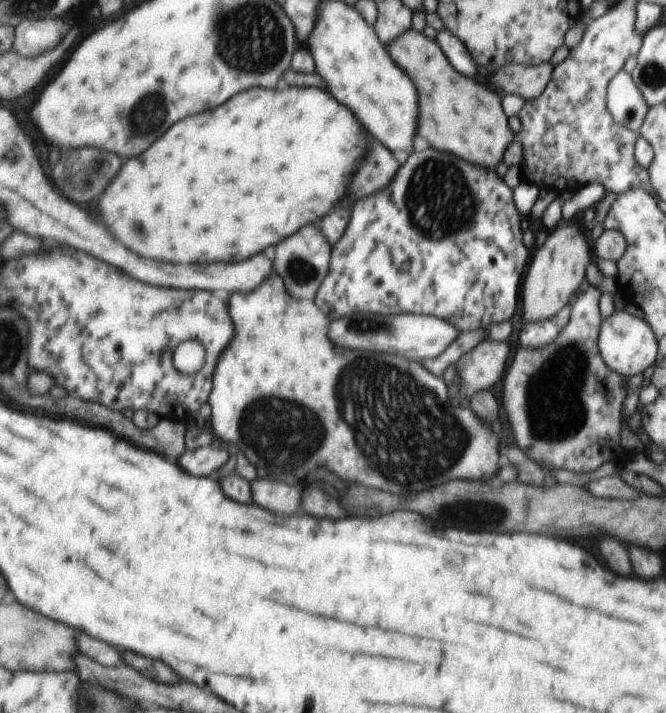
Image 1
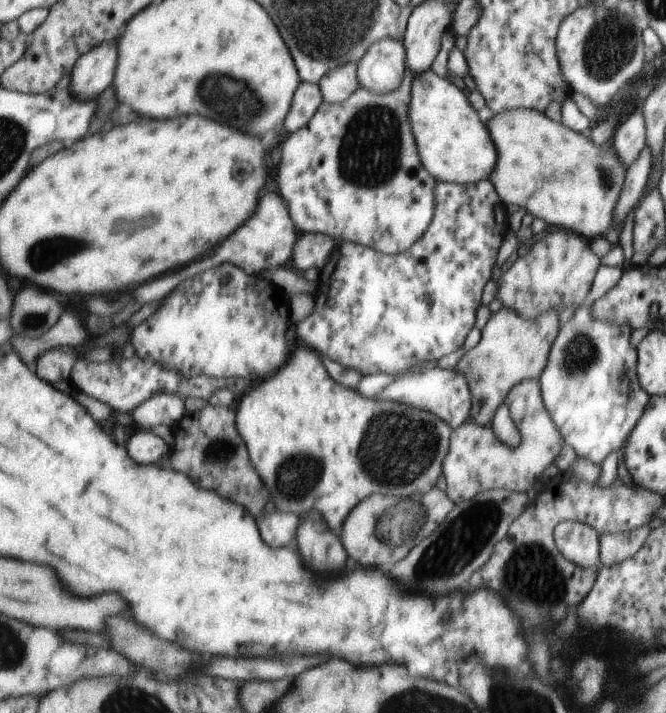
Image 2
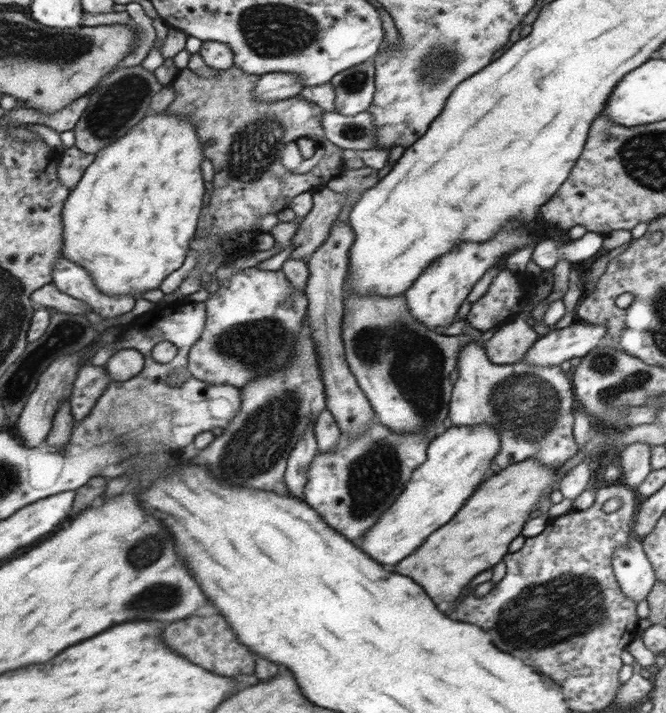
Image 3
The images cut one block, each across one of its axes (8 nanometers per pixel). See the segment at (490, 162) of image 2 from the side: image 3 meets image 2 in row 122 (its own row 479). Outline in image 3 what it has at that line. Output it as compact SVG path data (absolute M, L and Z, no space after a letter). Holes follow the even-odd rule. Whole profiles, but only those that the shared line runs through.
M452 425L429 442L430 462L418 467L418 474L410 477L410 486L401 492L402 498L385 510L381 520L371 526L356 545L370 558L382 564L398 564L410 556L432 530L444 526L462 508L484 480L484 473L492 469L492 462L501 452L501 435L490 425L459 427Z

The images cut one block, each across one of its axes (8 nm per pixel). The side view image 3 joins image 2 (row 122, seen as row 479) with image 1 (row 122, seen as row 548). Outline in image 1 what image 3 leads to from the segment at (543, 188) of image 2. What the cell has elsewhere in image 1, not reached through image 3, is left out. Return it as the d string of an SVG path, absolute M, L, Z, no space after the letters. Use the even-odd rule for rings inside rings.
M416 29L396 38L389 44L389 51L394 52L394 60L398 60L398 64L418 80L418 88L422 88L422 138L432 148L454 152L456 156L472 160L478 167L494 168L514 140L500 94L494 94L493 90L486 92L480 82L458 74L436 40Z

